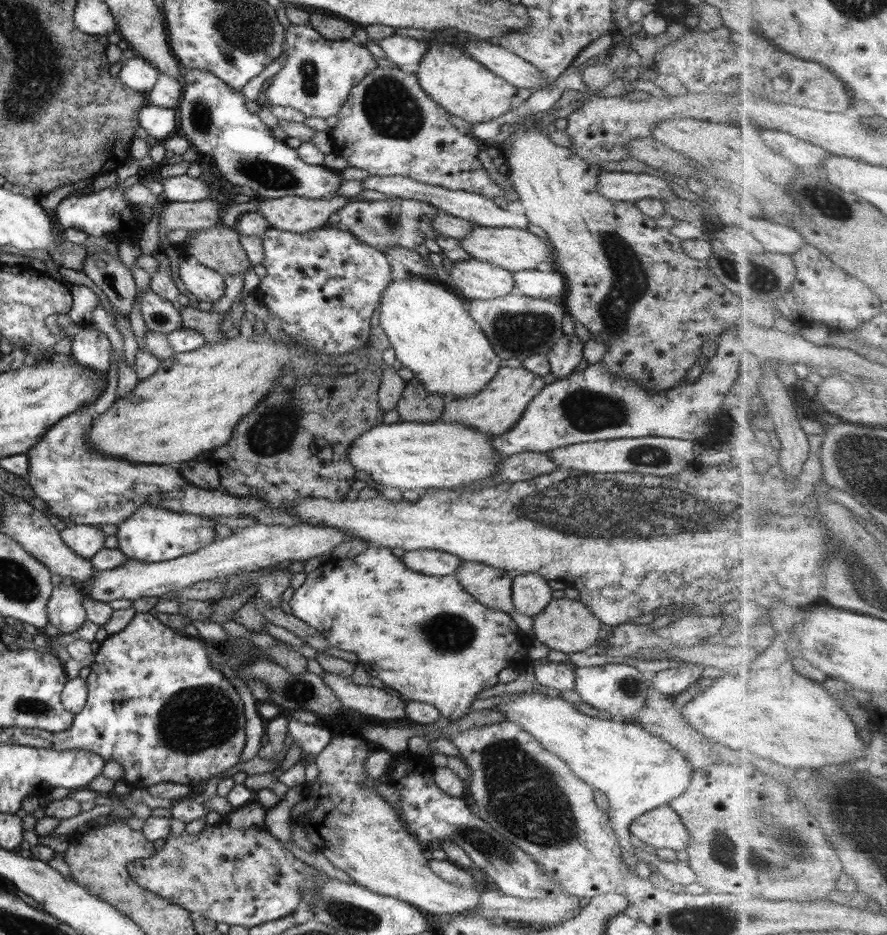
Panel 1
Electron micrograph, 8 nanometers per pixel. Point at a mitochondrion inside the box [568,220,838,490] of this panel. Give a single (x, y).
(630, 283)

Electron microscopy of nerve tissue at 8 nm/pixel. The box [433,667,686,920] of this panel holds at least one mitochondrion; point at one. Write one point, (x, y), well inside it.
(521, 796)

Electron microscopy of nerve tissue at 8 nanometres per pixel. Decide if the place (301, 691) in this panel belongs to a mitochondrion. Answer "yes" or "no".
yes

